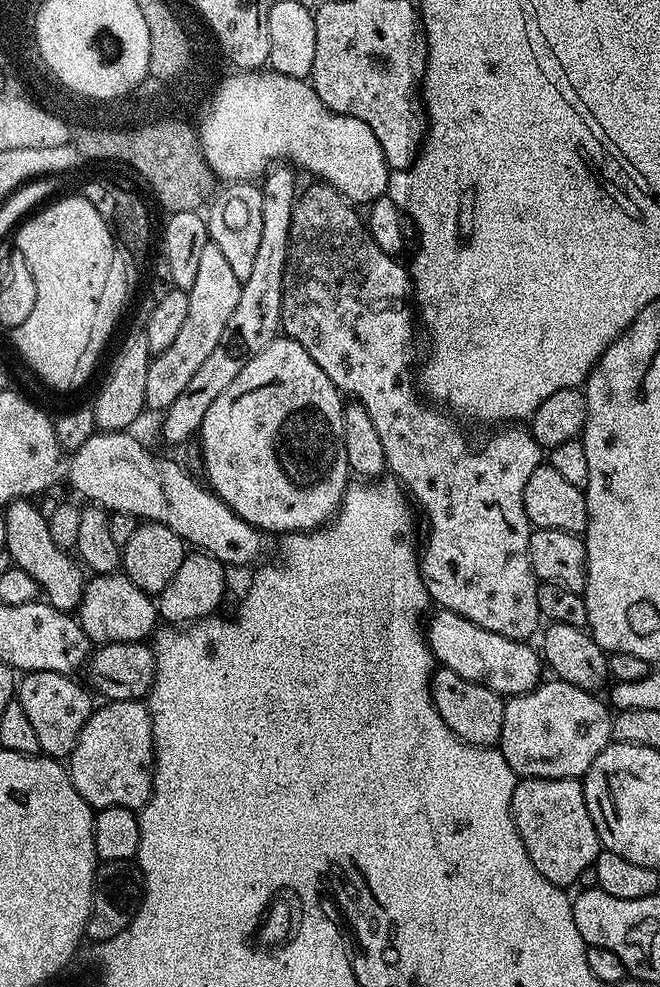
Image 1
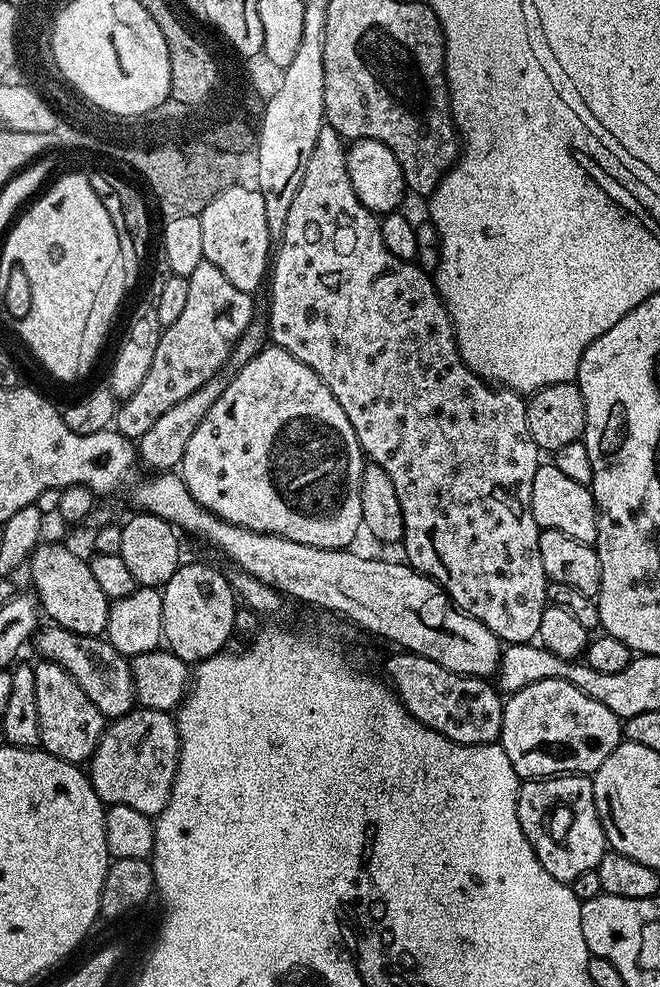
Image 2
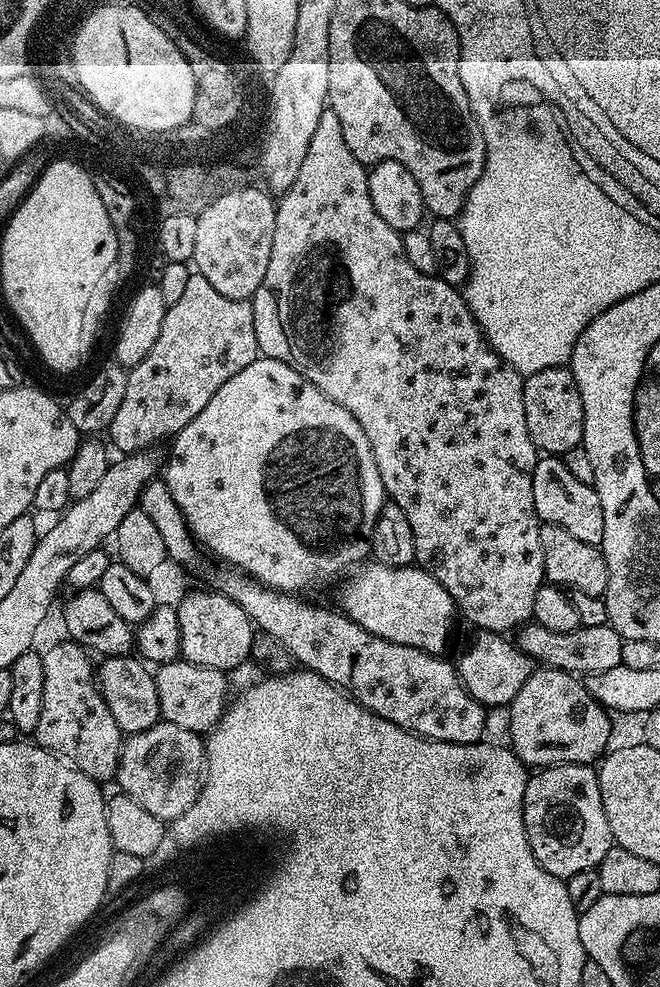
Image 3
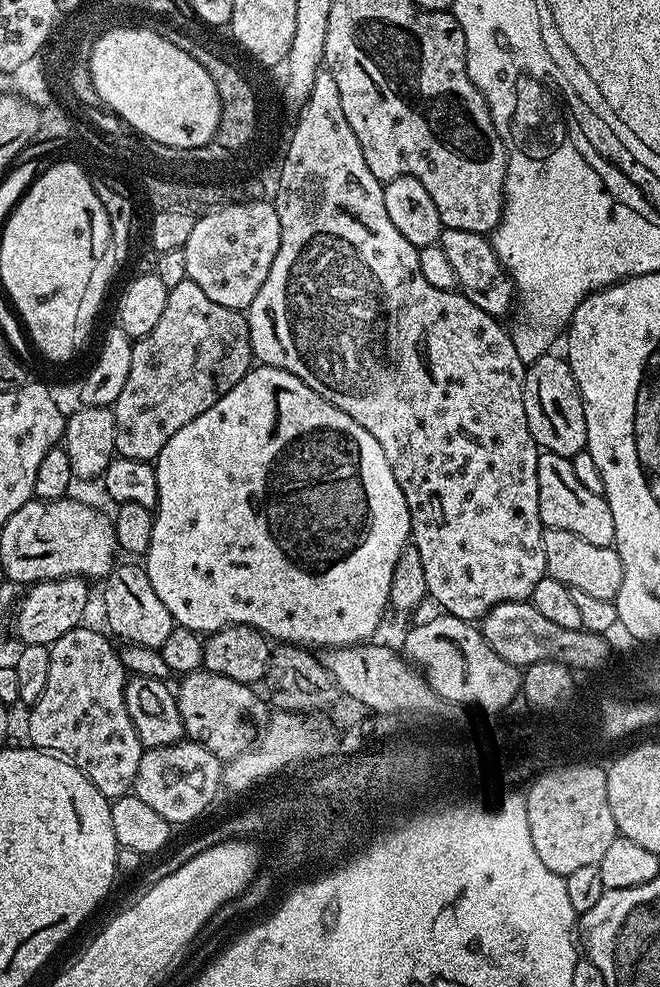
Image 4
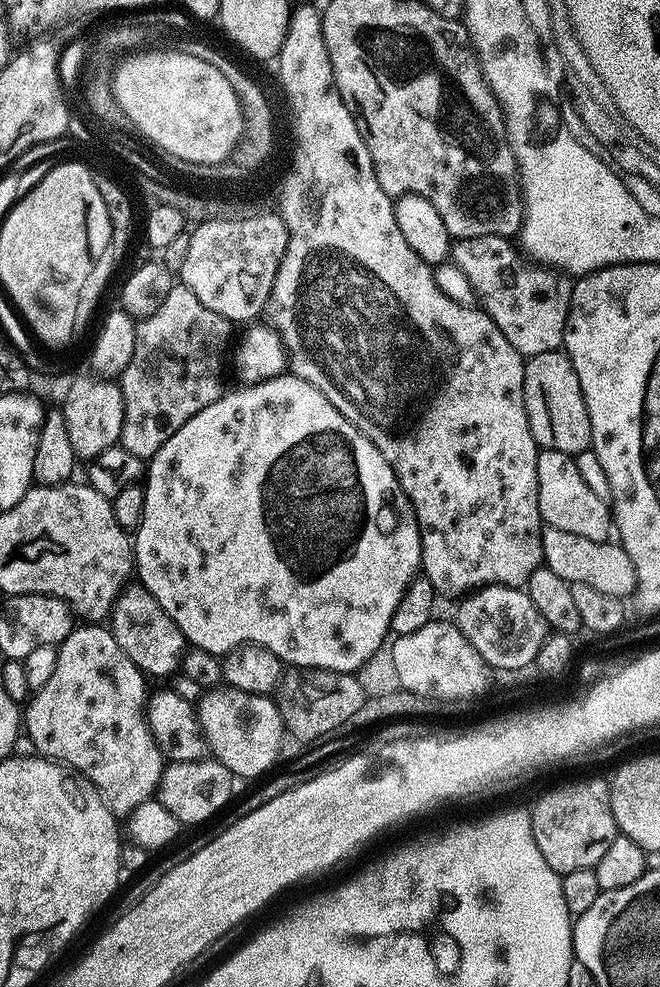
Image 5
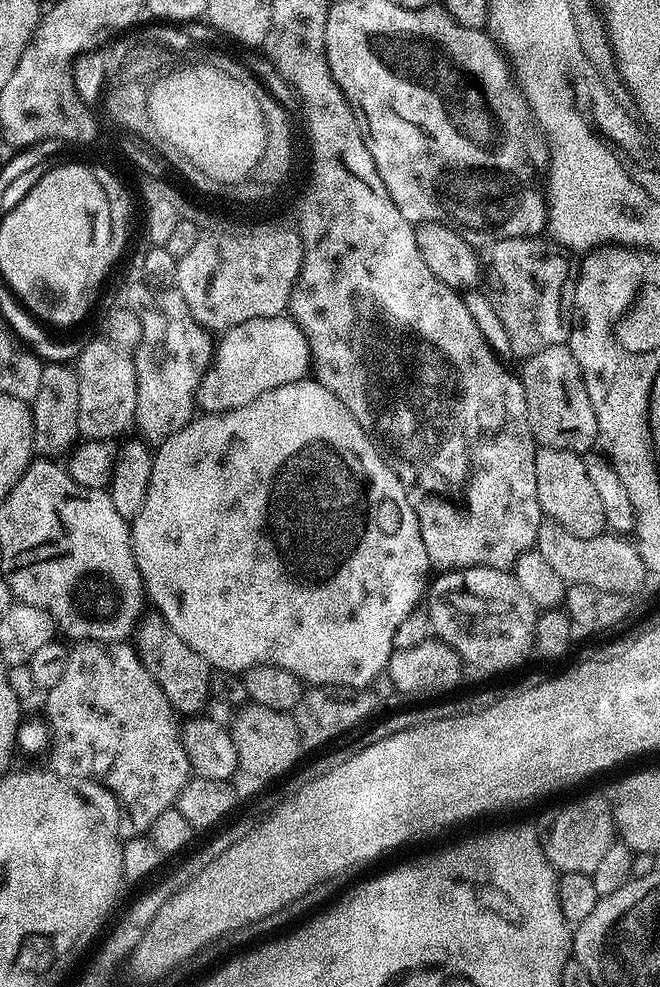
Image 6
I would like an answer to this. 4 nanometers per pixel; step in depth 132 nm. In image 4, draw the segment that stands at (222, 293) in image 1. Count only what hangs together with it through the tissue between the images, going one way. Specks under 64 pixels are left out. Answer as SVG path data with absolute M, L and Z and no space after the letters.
M187 278L168 289L162 318L158 318L154 330L135 341L132 348L130 374L114 405L116 451L126 458L149 462L155 461L162 446L166 446L166 442L170 442L170 438L186 426L186 422L194 422L198 414L210 410L210 406L227 394L254 364L247 315L238 308L218 306L218 302L210 299L193 280Z

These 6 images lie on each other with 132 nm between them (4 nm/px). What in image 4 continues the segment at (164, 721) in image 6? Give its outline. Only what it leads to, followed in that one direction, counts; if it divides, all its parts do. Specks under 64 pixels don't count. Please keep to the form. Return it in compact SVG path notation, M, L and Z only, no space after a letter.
M81 626L62 634L62 638L51 644L48 650L50 670L46 677L46 690L42 690L42 698L31 705L29 712L32 713L26 716L26 721L31 747L44 754L59 756L65 764L73 764L76 771L111 802L132 792L142 749L134 722L130 722L130 710L126 710L124 664L120 660L117 645L101 632Z

